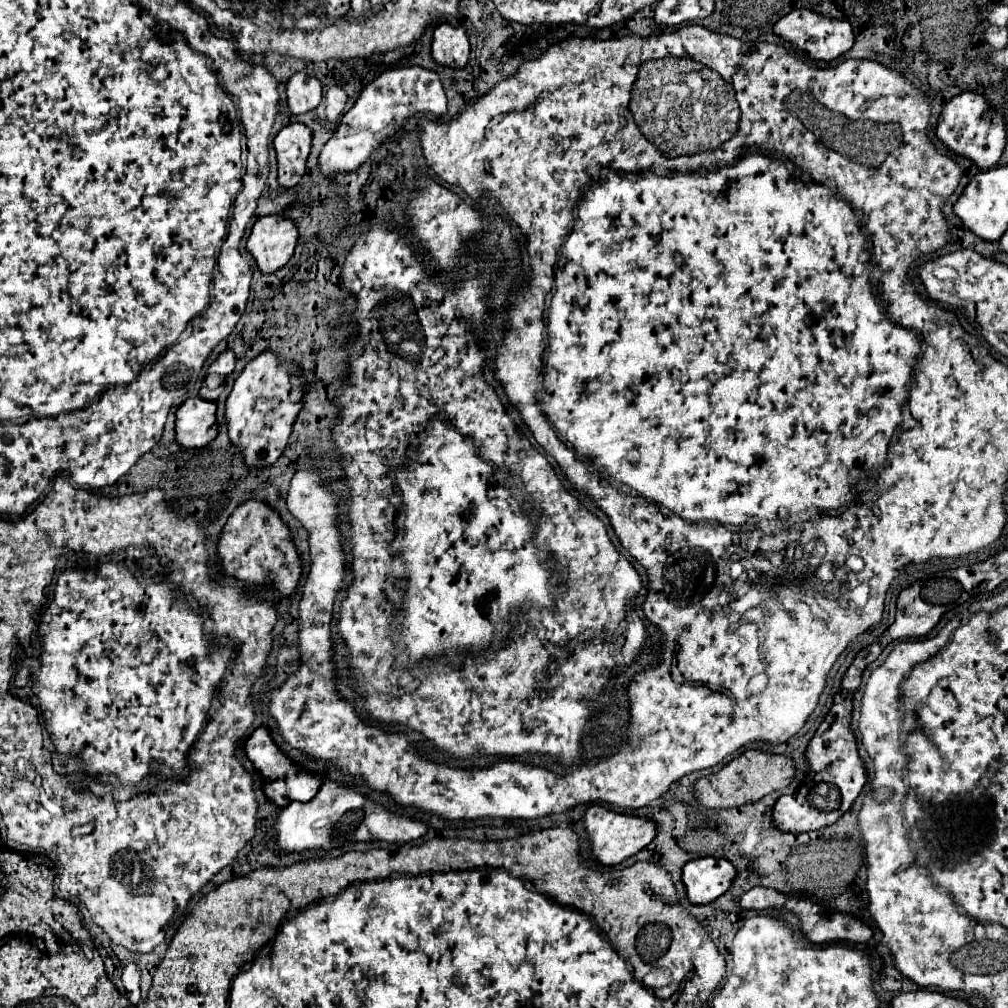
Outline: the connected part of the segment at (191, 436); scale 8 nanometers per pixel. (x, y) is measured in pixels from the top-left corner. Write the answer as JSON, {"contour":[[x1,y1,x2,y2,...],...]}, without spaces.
{"contour":[[200,397,186,399,176,411,176,443,184,449,200,449,218,433,216,403]]}

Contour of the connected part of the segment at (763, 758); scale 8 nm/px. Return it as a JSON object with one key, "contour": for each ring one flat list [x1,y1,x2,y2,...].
{"contour":[[746,751,724,765,718,773,702,777,694,783,694,797,706,809,722,809,722,807,742,807,748,803,756,803,762,797,788,787,794,779,794,763,784,755,762,753,762,751]]}

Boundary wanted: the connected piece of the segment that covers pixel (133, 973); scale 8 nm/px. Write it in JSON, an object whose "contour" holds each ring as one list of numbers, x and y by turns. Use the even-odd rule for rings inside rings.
{"contour":[[128,963,122,969,122,983,126,987,130,1003,136,1005,140,1001,140,969,136,963]]}

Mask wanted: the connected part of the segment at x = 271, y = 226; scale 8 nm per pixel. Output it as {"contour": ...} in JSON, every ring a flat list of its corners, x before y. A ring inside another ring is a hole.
{"contour":[[268,215,254,223,246,251,254,257,260,273,270,275,290,261,296,241,298,231,290,219]]}

